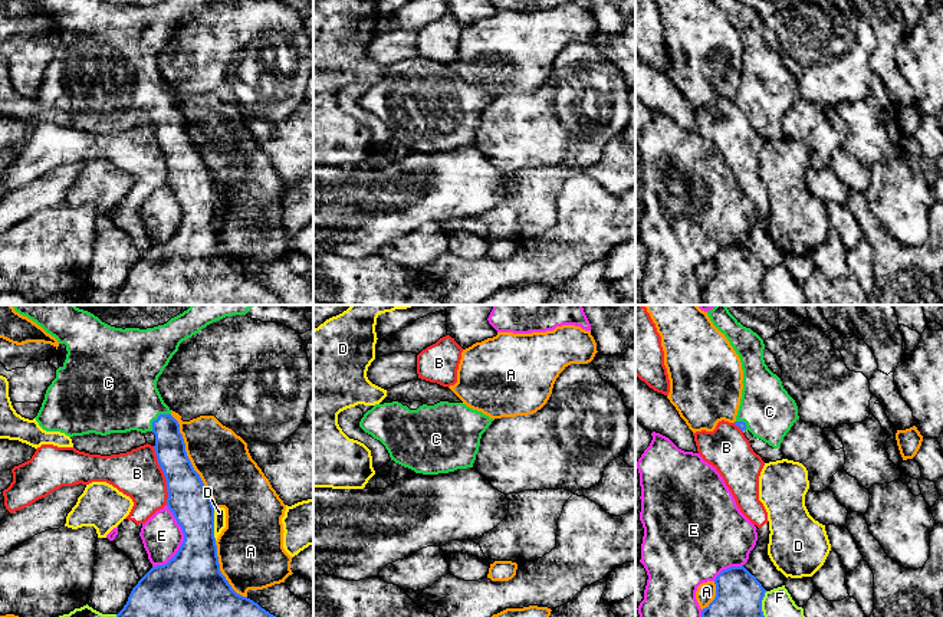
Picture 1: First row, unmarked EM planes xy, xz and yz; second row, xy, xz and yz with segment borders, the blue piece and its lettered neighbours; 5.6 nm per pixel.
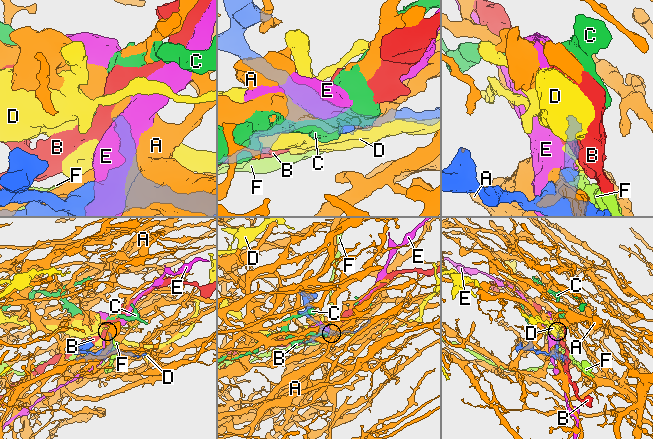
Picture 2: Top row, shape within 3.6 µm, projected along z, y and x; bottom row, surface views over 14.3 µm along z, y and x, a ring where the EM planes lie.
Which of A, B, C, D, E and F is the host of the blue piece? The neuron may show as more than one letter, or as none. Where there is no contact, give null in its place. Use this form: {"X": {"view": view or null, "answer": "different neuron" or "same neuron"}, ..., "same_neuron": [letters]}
{"A": {"view": "xy", "answer": "different neuron"}, "B": {"view": "xy", "answer": "different neuron"}, "C": {"view": "xy", "answer": "same neuron"}, "D": {"view": "xy", "answer": "different neuron"}, "E": {"view": "xy", "answer": "different neuron"}, "F": {"view": "yz", "answer": "different neuron"}, "same_neuron": ["C"]}

